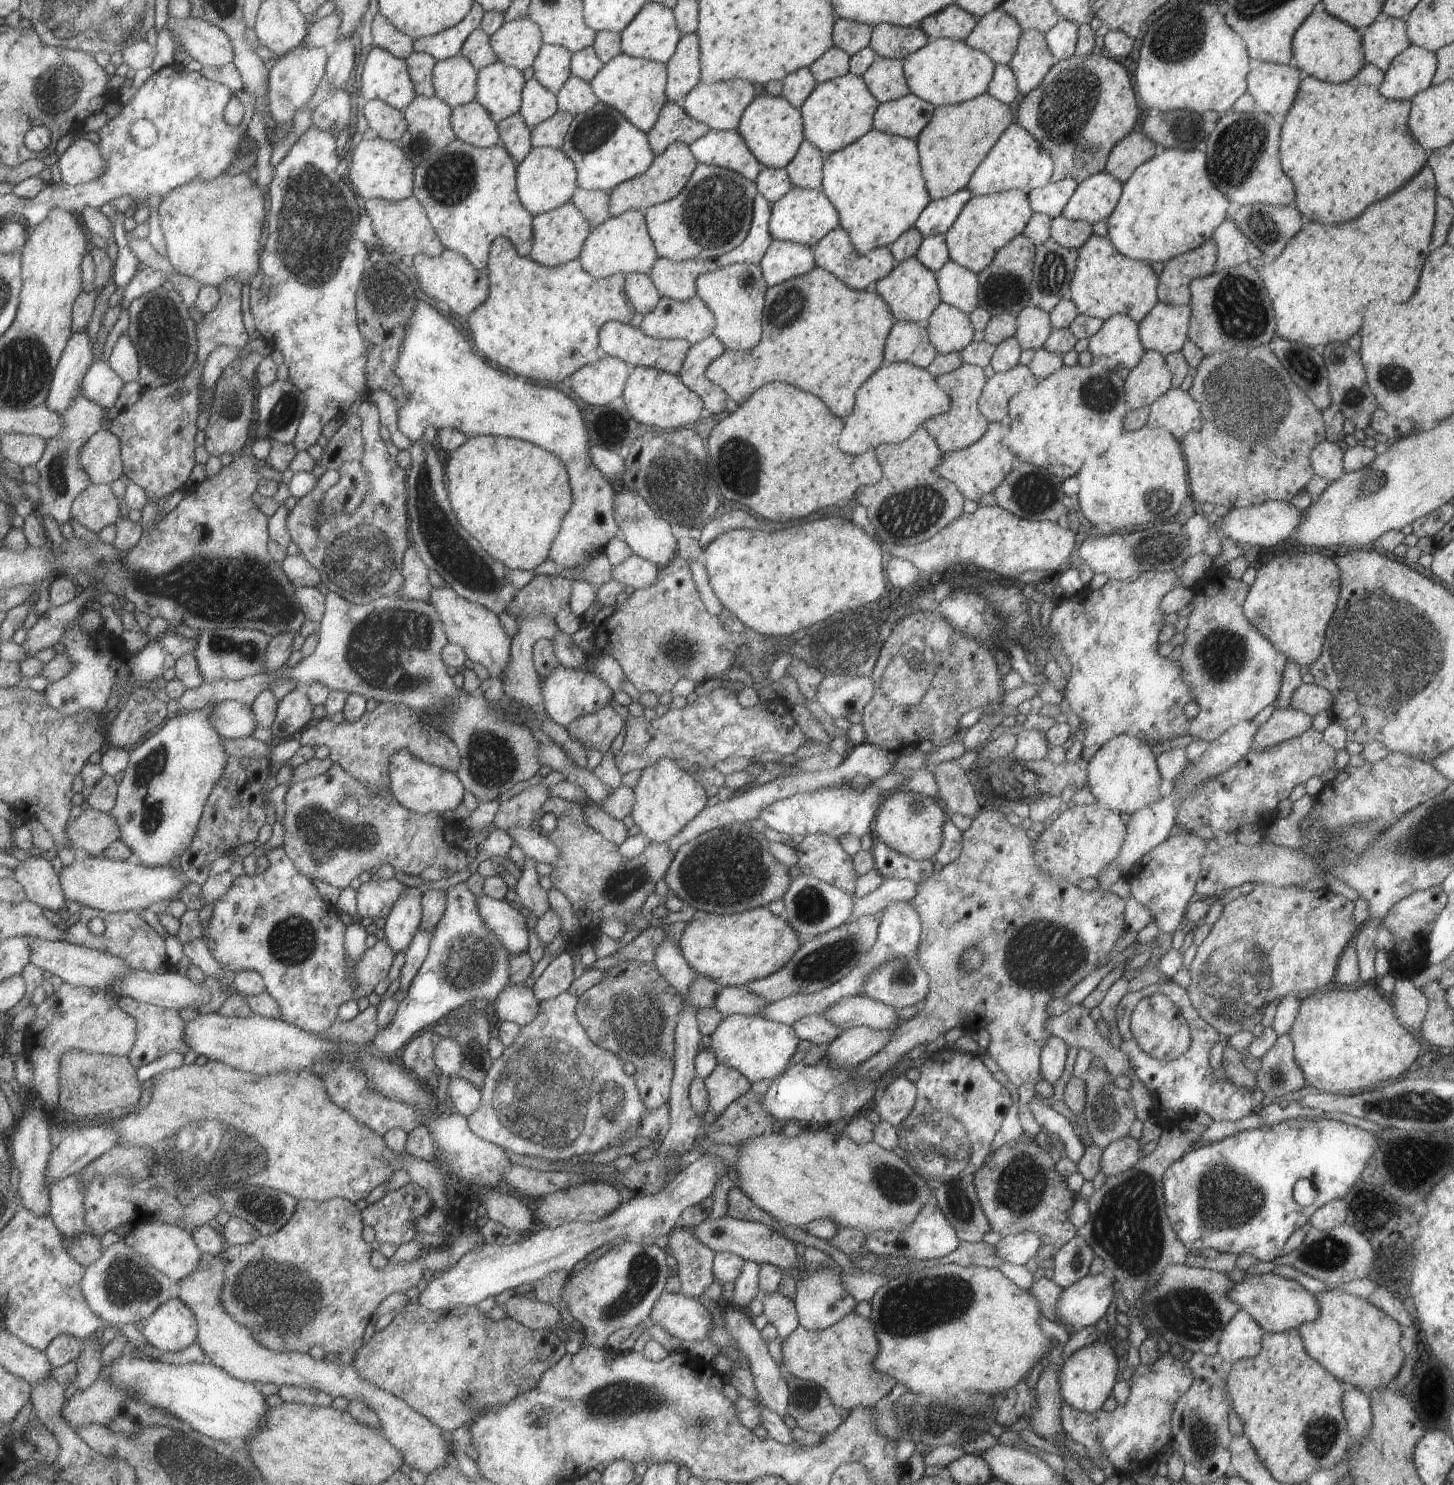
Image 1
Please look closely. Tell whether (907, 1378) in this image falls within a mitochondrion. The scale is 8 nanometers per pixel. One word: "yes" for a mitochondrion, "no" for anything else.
no

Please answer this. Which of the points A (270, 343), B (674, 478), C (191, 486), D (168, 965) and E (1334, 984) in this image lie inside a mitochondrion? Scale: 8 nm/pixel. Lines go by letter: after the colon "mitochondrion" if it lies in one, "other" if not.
A: other
B: mitochondrion
C: other
D: other
E: other

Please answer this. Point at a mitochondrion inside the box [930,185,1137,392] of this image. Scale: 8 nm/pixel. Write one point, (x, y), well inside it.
(1053, 270)

